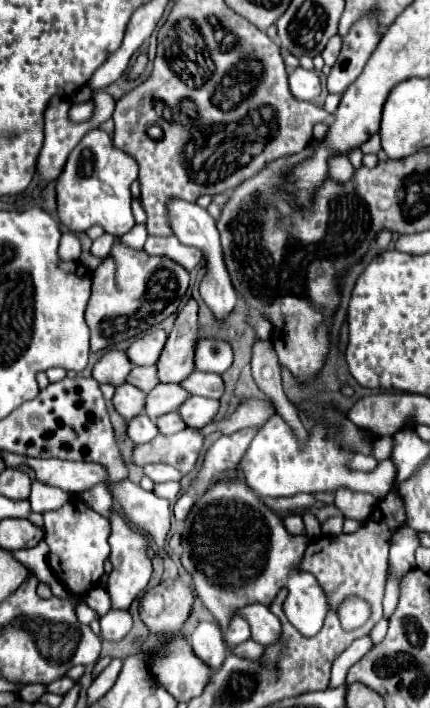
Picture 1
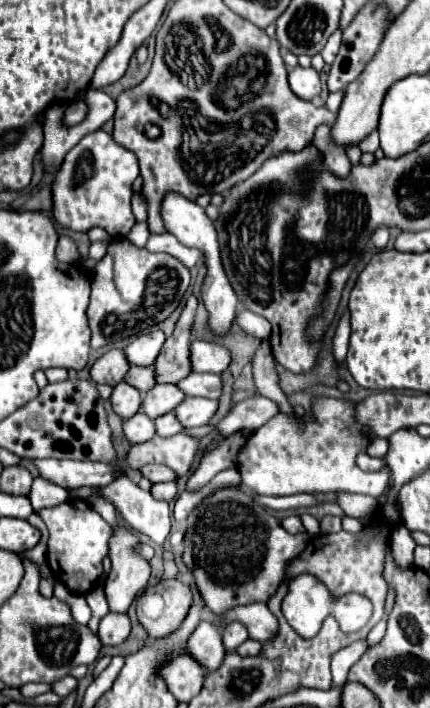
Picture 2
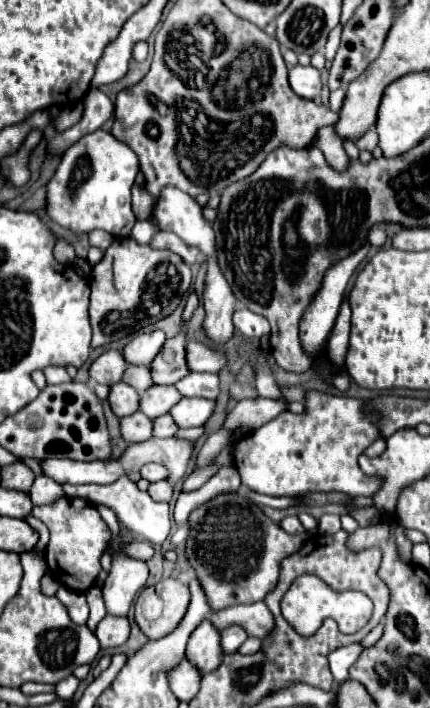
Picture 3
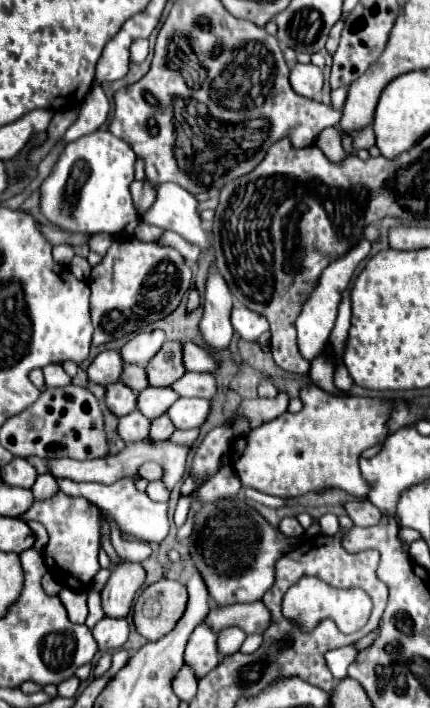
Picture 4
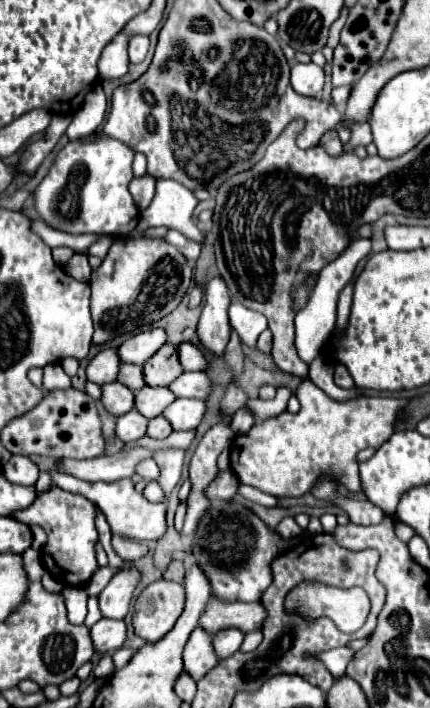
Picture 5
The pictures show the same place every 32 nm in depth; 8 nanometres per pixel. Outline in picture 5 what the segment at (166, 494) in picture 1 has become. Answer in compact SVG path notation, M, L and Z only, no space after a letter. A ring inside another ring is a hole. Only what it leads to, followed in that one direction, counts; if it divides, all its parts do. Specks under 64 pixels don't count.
M148 482L146 488L144 488L144 496L146 496L148 500L152 500L152 502L164 502L164 500L166 500L166 494L164 494L164 490L160 488L158 482Z

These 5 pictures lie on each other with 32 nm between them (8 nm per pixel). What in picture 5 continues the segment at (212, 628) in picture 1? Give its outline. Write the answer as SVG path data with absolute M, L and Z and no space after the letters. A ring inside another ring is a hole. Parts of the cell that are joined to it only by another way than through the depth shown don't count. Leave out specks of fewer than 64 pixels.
M196 628L184 648L184 668L194 680L204 678L208 670L218 664L218 656L212 648L212 638L214 634L206 632L204 628Z

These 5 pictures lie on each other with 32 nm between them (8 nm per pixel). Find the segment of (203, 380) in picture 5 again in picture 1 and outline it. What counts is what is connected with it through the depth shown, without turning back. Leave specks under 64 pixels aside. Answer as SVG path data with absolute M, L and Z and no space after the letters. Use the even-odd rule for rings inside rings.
M192 372L182 386L194 394L194 396L204 396L204 398L220 398L224 394L224 382L220 374L210 374L210 372Z

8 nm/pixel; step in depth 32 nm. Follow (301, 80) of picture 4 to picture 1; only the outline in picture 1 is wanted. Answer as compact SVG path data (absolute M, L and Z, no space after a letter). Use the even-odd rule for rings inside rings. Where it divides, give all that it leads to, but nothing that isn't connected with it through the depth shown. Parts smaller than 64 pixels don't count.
M296 68L290 72L290 92L298 100L316 100L320 94L320 80L314 70L304 70Z

